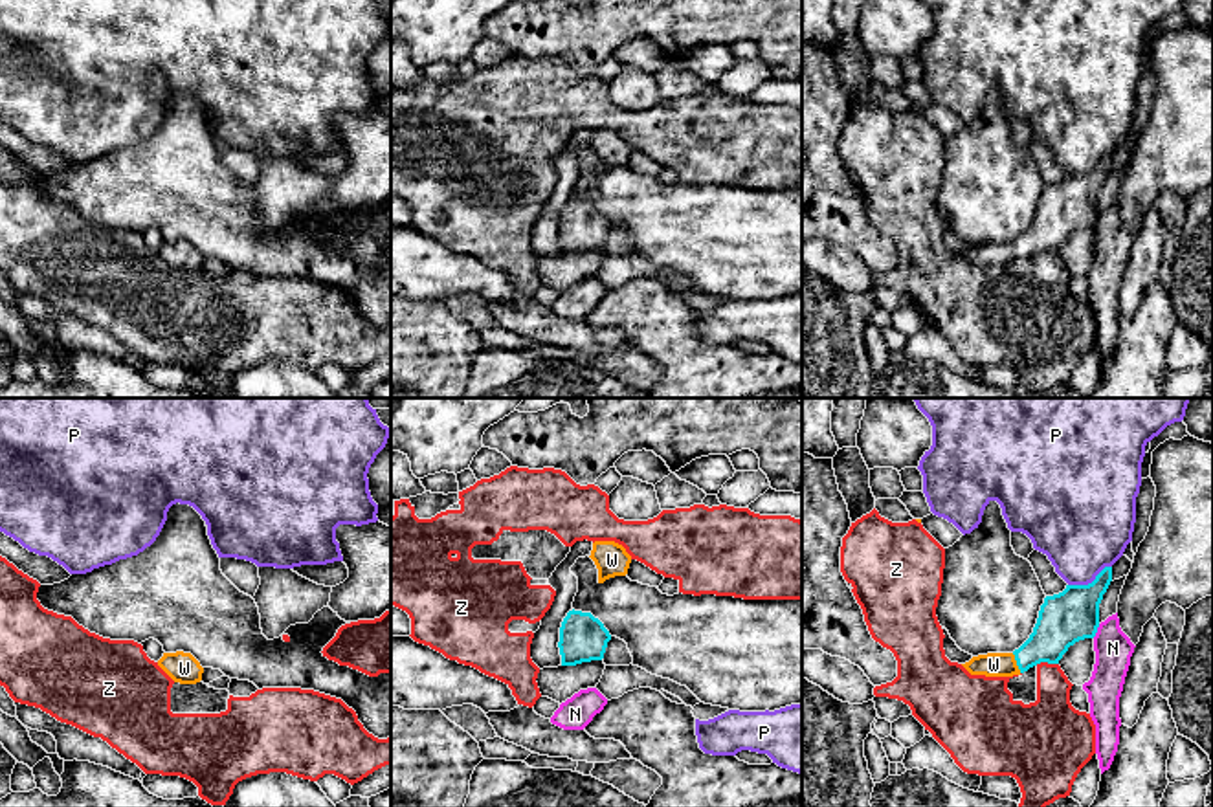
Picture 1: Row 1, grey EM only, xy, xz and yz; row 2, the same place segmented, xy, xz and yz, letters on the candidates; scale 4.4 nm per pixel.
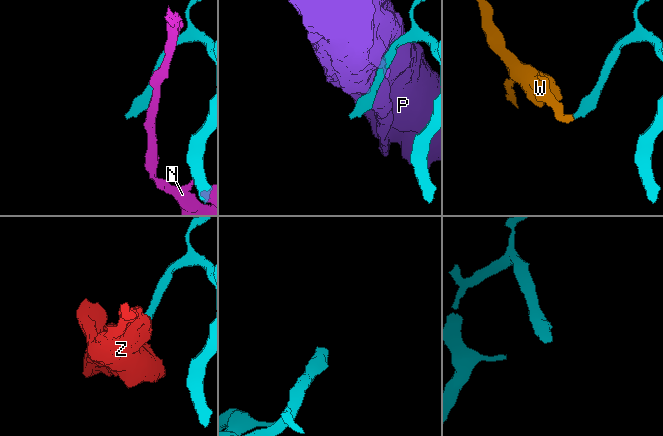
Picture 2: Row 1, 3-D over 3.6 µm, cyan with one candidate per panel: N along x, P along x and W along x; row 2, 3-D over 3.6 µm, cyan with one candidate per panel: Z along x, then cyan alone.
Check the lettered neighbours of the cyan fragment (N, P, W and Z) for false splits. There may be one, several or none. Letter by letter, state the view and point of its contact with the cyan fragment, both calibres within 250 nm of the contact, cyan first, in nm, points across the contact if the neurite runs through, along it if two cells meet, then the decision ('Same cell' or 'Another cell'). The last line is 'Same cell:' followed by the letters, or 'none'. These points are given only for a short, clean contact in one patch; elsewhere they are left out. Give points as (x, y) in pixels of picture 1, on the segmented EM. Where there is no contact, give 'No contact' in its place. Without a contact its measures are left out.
N: Touches cyan at yz (1096, 631). Thickness 220 nm (cyan) against 160 nm. Another cell
P: Touches cyan at yz (1089, 584). Thickness 220 nm (cyan) against 400 nm. Another cell
W: Touches cyan at yz (1017, 663). Thickness 200 nm (cyan) against 110 nm. Path across: yz (1059, 624), (1017, 663), (993, 664). Same cell
Z: Touches cyan at yz (1046, 661). Thickness 220 nm (cyan) against 200 nm. Boundary: yz (1057, 663), (1035, 664). Another cell
Same cell: W

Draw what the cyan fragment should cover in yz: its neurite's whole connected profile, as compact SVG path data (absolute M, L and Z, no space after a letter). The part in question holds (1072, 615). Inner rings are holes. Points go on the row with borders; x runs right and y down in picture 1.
M1105 567L1088 585L1066 585L1059 594L1046 596L1029 638L1013 653L987 653L962 664L971 675L1013 677L1048 662L1059 664L1063 655L1079 640L1094 638L1099 627L1099 603L1112 581L1112 567Z

